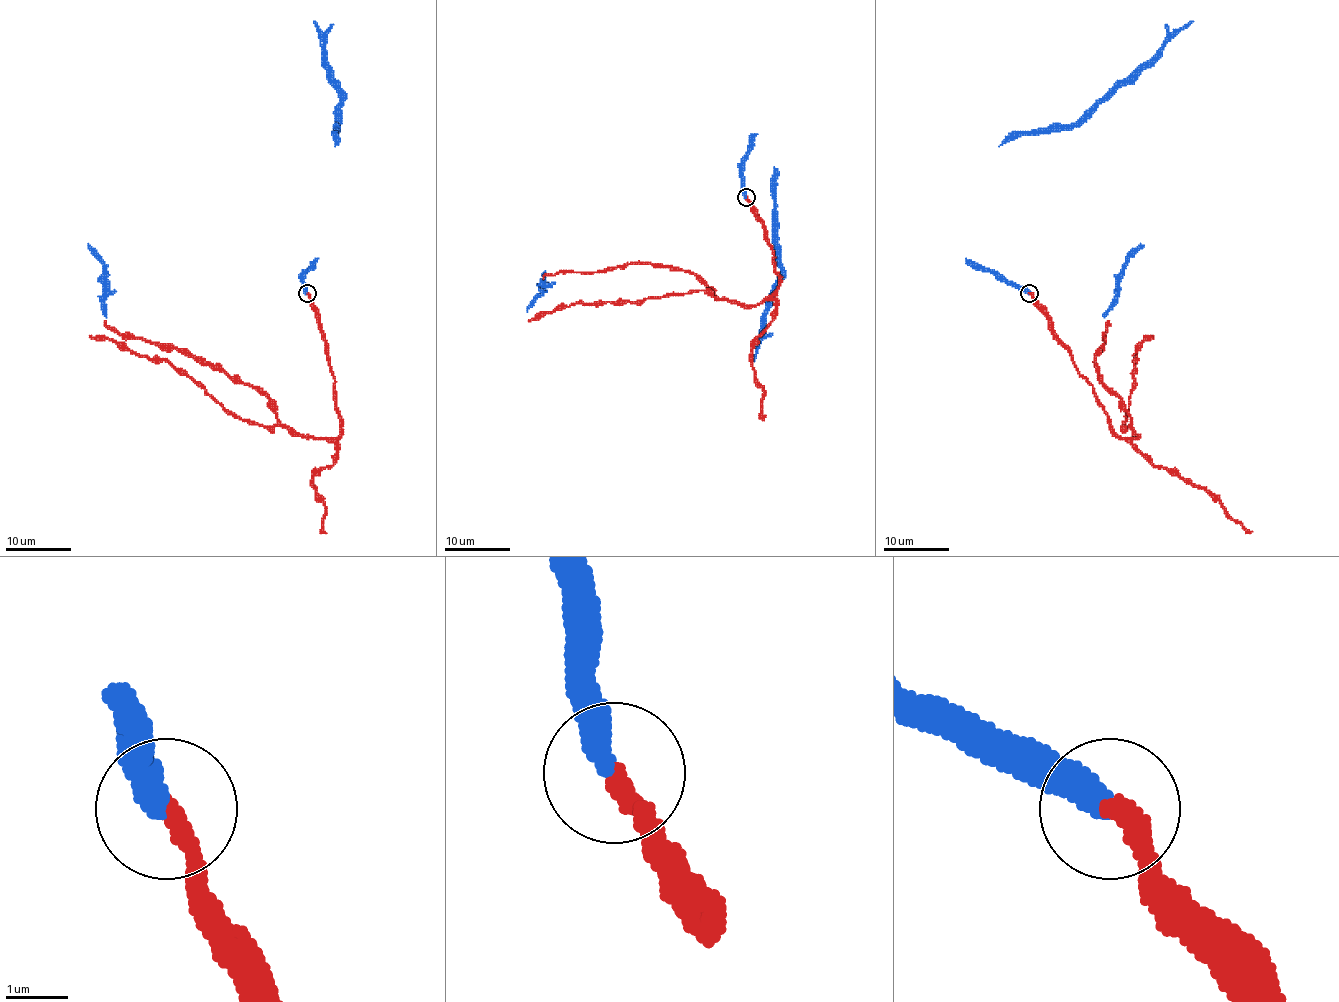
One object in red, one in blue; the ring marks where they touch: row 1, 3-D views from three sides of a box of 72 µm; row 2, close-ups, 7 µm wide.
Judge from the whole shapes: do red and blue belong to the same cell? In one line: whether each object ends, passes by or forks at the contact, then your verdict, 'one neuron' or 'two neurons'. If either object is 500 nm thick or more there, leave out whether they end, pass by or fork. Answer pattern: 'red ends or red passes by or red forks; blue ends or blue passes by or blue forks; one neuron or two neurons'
red ends; blue ends; one neuron

